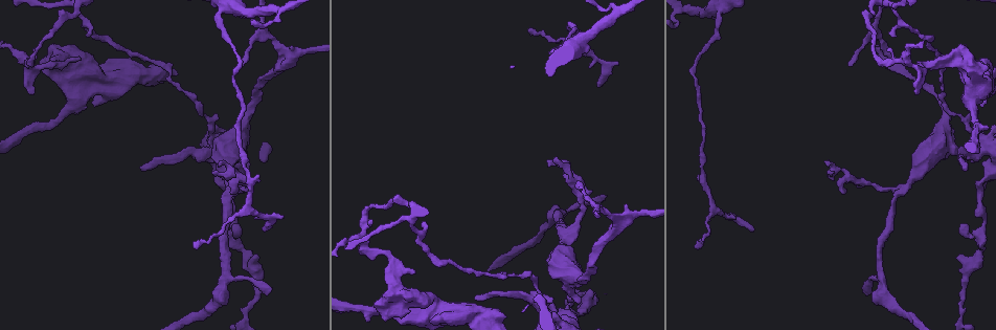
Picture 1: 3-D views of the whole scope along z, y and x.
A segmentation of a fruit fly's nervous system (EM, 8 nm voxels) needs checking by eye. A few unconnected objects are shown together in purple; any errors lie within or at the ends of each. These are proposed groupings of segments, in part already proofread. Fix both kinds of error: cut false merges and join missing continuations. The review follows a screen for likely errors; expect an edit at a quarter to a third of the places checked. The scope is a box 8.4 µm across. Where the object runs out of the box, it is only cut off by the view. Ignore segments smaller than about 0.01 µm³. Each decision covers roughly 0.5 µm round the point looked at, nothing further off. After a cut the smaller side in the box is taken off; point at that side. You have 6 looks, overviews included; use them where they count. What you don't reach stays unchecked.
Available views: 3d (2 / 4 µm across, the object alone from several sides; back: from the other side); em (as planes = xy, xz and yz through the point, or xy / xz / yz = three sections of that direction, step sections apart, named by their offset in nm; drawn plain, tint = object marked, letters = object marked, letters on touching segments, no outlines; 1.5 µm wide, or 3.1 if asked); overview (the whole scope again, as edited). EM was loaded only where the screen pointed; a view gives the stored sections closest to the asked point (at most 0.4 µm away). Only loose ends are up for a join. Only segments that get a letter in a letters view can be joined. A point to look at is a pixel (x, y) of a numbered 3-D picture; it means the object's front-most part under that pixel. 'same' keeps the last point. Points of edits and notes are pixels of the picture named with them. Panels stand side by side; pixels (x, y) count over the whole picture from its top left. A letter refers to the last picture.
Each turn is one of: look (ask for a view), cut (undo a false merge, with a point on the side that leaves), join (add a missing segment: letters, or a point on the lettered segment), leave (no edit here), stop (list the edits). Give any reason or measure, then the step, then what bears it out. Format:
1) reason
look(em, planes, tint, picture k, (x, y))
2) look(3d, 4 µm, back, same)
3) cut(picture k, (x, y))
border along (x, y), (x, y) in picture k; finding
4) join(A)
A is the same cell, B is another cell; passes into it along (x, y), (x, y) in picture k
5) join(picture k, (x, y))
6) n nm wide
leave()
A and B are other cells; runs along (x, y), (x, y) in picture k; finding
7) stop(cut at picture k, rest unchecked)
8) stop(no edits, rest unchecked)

an open end
look(em, xy, step 8, letters, picture 1, (604, 198))

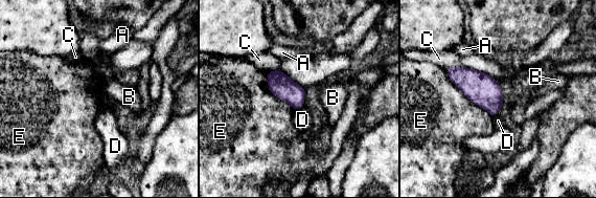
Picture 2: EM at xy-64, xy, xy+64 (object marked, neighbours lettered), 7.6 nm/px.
leave()
A, B, C, D and E are other cells; border along (444, 68), (449, 79), (493, 116) in picture 2; none of them fits

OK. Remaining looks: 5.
an open end
look(3d, 2 µm, picture 1, (216, 172))

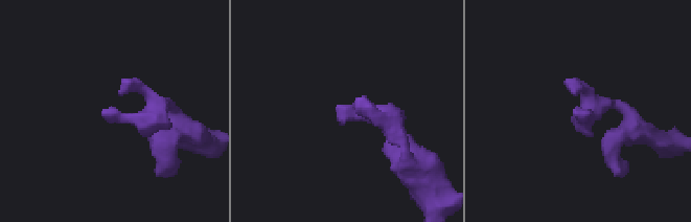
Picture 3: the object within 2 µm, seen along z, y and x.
look(em, xy, step 8, tint, picture 3, (109, 111))

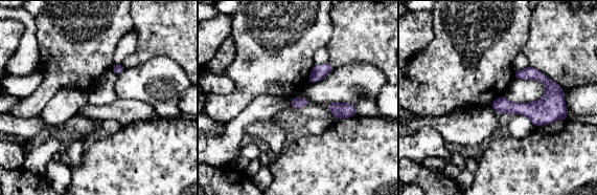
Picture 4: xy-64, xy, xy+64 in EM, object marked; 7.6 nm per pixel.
look(em, planes, letters, same)

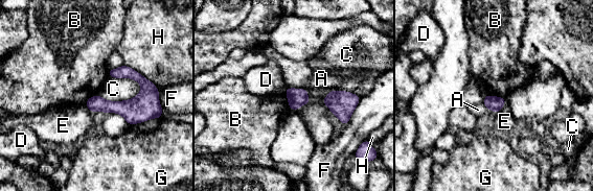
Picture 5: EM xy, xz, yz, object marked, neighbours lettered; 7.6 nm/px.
C touches over 360 nm
leave()
A, B, C, D, E, F, G and H are other cells; border along (486, 94), (501, 96), (505, 99) in picture 5; no lettered segment goes on from it

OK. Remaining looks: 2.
three-way junction
look(3d, 2 µm, picture 1, (711, 205))

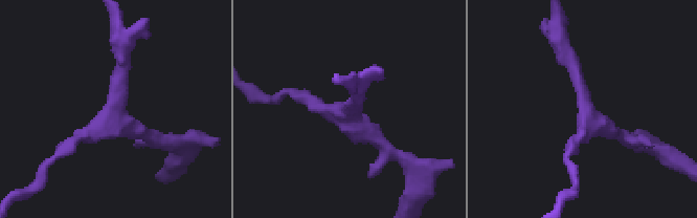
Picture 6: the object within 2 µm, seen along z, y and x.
look(em, planes, letters, picture 6, (354, 107))

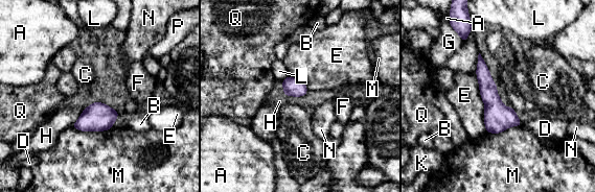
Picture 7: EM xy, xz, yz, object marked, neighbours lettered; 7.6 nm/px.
E touches over 440 nm
leave()
A, B, C, D, E, F, G, H, K, L, M, N, P and Q are other cells; border along (476, 77), (484, 106), (486, 132) in picture 7; all the same neuron

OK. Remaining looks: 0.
stop(no edits, rest unchecked)

